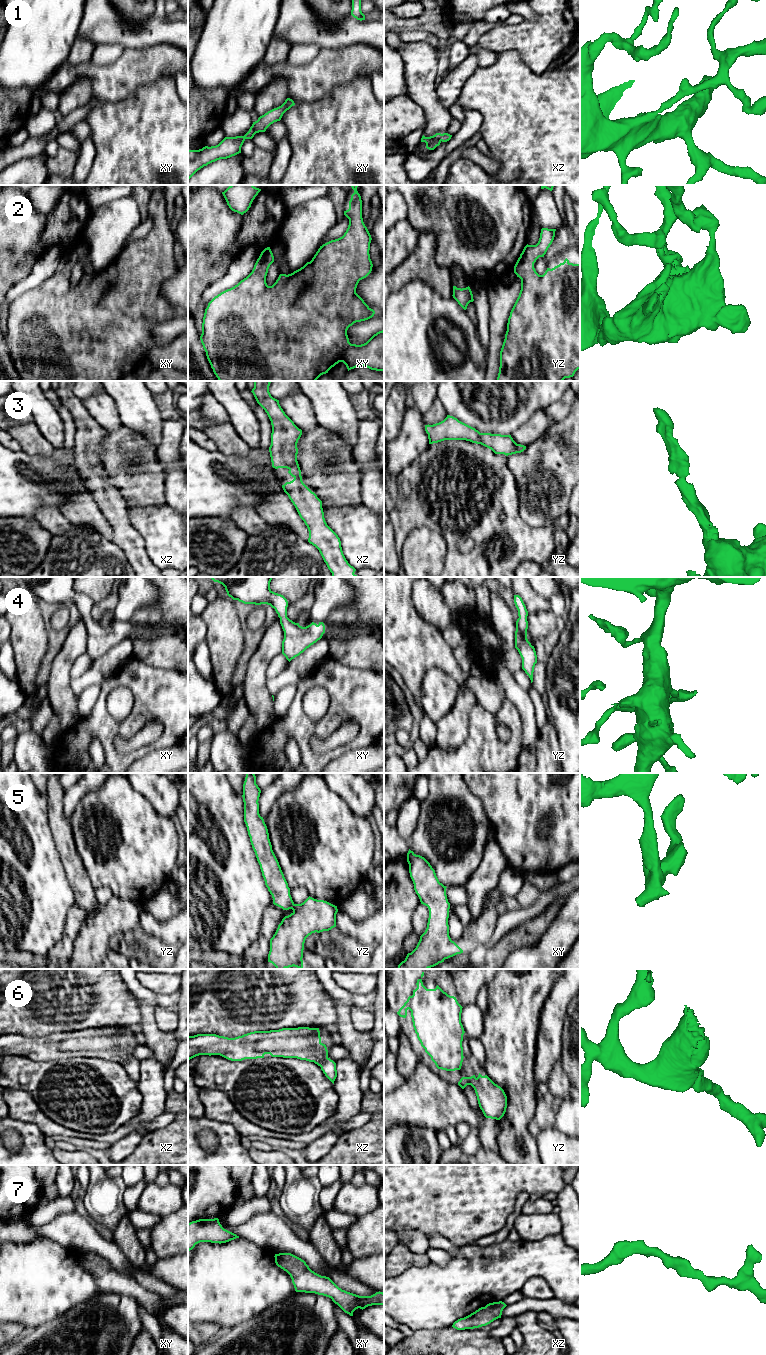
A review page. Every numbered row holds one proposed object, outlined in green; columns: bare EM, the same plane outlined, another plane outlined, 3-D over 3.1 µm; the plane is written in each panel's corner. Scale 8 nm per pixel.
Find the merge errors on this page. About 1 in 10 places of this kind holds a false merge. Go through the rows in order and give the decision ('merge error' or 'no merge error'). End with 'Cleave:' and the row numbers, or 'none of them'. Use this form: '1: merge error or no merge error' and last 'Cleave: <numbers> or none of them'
1: no merge error
2: no merge error
3: no merge error
4: no merge error
5: no merge error
6: no merge error
7: no merge error
Cleave: none of them

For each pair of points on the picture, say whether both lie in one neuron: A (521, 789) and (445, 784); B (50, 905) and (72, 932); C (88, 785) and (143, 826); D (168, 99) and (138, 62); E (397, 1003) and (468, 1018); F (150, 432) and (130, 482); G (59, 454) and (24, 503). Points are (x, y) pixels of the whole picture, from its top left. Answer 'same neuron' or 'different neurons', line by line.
A: different neurons
B: different neurons
C: different neurons
D: different neurons
E: different neurons
F: different neurons
G: same neuron

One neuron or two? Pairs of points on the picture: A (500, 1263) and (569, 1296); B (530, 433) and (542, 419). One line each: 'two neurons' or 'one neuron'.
A: one neuron
B: one neuron

